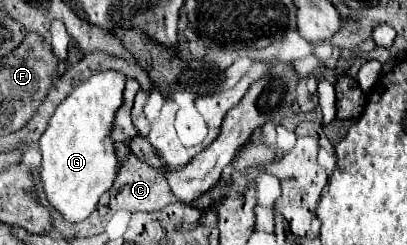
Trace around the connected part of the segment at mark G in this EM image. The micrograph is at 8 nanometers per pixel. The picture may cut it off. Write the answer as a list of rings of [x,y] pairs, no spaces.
[[[103,71],[95,73],[89,77],[85,83],[75,87],[71,95],[55,109],[49,127],[39,139],[39,151],[41,151],[41,165],[39,165],[39,177],[41,185],[45,187],[47,201],[51,207],[55,207],[61,217],[69,223],[81,223],[85,221],[97,207],[99,197],[111,189],[115,175],[117,175],[117,159],[115,159],[115,149],[113,149],[113,139],[109,137],[111,125],[115,119],[115,111],[123,103],[123,87],[125,87],[125,77],[117,71]]]

